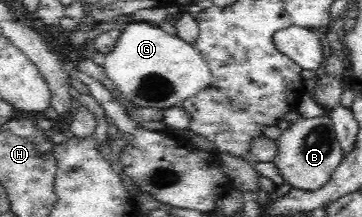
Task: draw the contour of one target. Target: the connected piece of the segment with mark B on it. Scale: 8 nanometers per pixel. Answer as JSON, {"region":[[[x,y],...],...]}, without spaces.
{"region":[[[327,114],[315,118],[298,118],[283,130],[276,143],[277,153],[273,160],[274,164],[291,188],[300,190],[322,188],[332,178],[335,169],[345,157],[342,146],[336,138],[334,123]]]}

